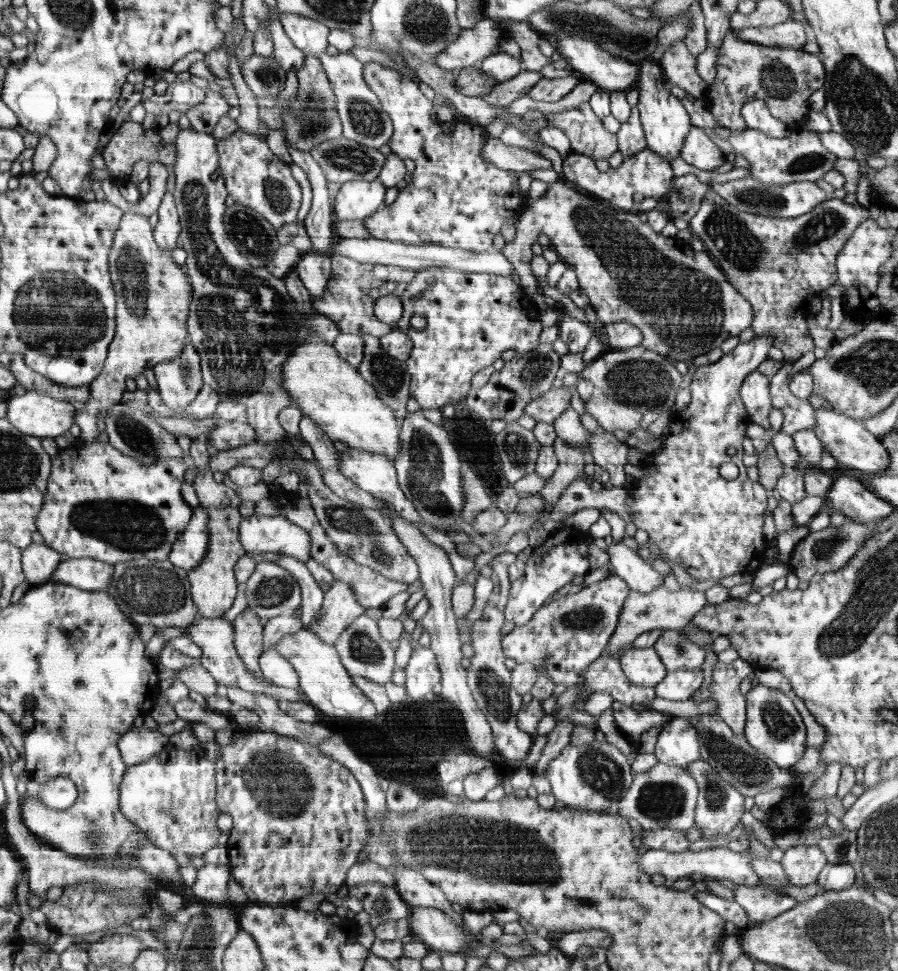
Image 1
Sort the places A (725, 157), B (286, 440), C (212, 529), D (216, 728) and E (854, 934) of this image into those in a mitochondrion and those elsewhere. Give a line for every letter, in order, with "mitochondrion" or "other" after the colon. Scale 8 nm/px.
A: other
B: other
C: other
D: other
E: mitochondrion

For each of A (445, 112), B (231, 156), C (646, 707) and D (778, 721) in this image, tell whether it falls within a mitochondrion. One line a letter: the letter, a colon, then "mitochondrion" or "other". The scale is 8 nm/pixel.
A: other
B: other
C: other
D: mitochondrion

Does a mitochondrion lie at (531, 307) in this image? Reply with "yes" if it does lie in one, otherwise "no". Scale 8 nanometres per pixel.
no

